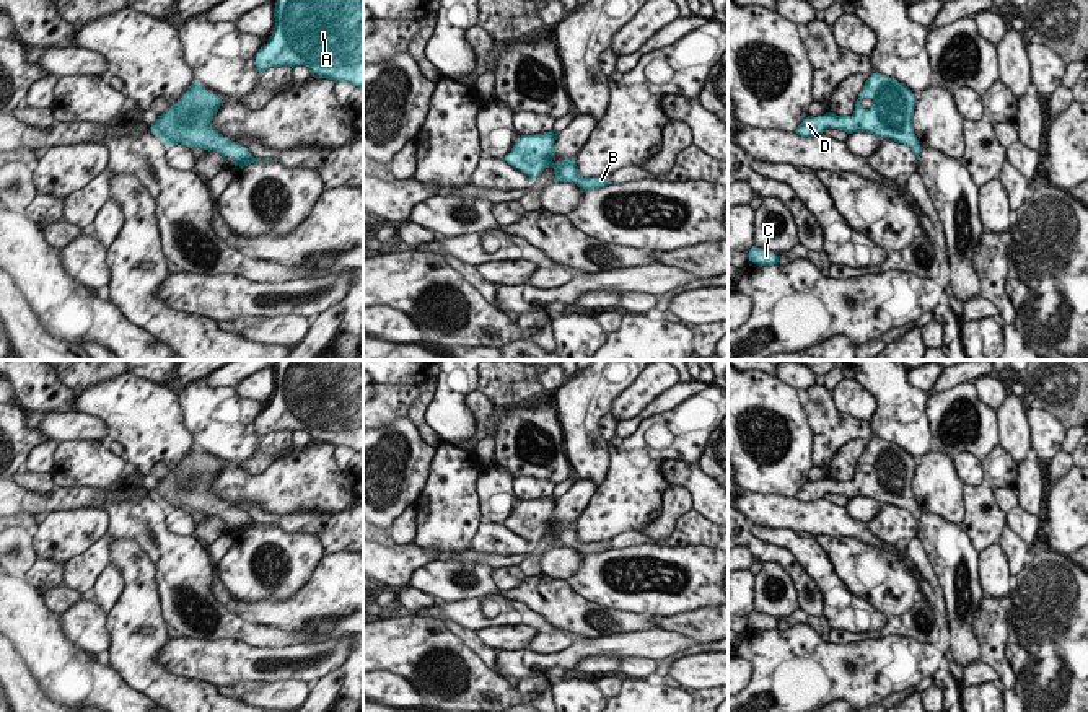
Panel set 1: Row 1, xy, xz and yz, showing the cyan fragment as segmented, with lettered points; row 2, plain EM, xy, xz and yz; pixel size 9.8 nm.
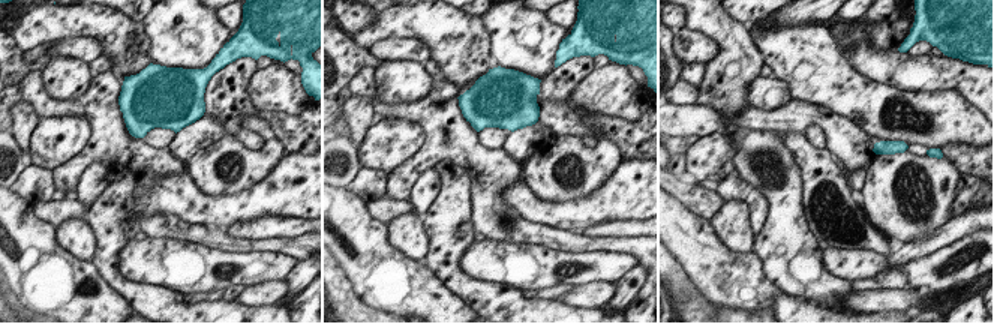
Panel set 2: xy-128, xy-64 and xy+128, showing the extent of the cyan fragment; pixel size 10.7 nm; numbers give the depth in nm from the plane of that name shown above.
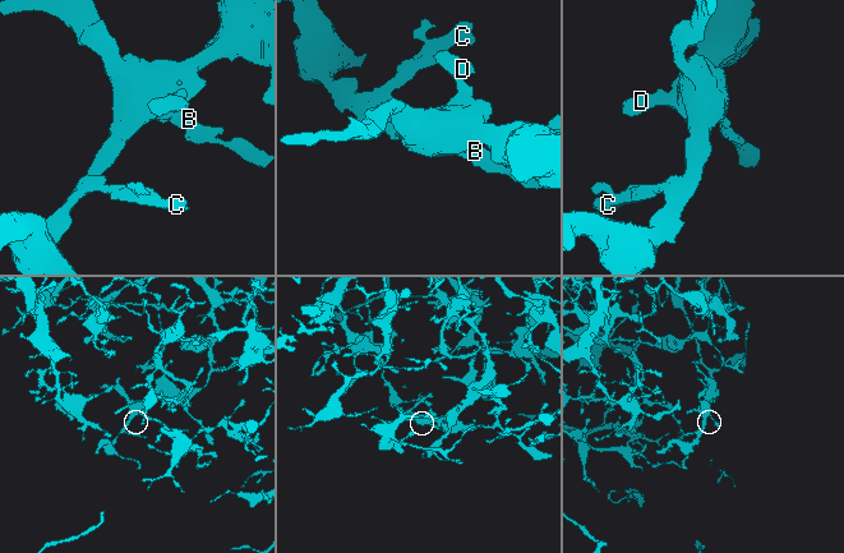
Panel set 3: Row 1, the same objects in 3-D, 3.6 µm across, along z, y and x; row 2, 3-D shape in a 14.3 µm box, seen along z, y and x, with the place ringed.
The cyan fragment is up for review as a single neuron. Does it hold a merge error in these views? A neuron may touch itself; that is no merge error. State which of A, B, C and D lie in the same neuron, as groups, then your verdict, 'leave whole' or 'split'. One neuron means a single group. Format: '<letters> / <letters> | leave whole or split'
A B C D | leave whole

